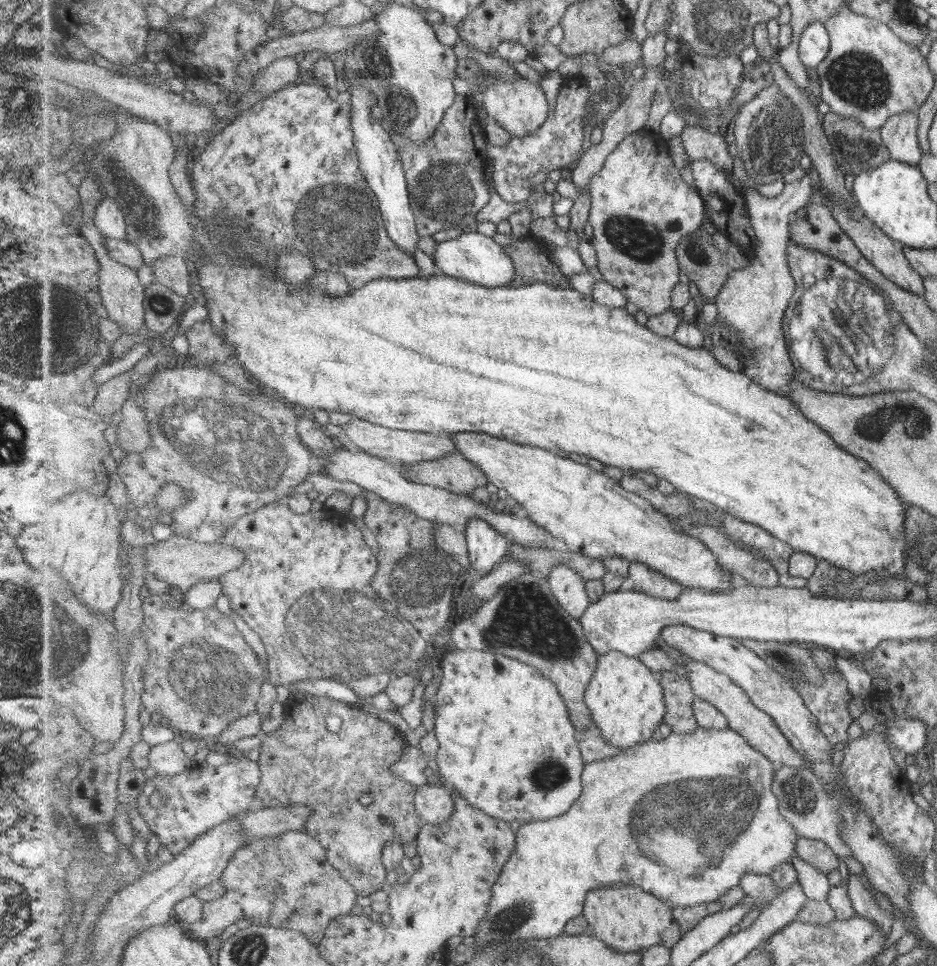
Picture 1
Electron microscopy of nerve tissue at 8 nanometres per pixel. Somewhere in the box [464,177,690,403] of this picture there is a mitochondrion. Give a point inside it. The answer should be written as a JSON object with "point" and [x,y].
{"point":[642,243]}

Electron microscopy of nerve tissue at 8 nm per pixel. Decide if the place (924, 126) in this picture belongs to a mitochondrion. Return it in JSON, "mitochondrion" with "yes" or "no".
{"mitochondrion":"no"}

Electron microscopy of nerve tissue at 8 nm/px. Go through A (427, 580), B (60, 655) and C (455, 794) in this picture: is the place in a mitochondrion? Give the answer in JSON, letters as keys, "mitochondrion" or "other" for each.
{"A":"mitochondrion","B":"mitochondrion","C":"other"}

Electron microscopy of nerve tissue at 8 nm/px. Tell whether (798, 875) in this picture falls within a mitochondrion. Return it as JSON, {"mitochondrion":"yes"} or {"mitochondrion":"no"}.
{"mitochondrion":"no"}

